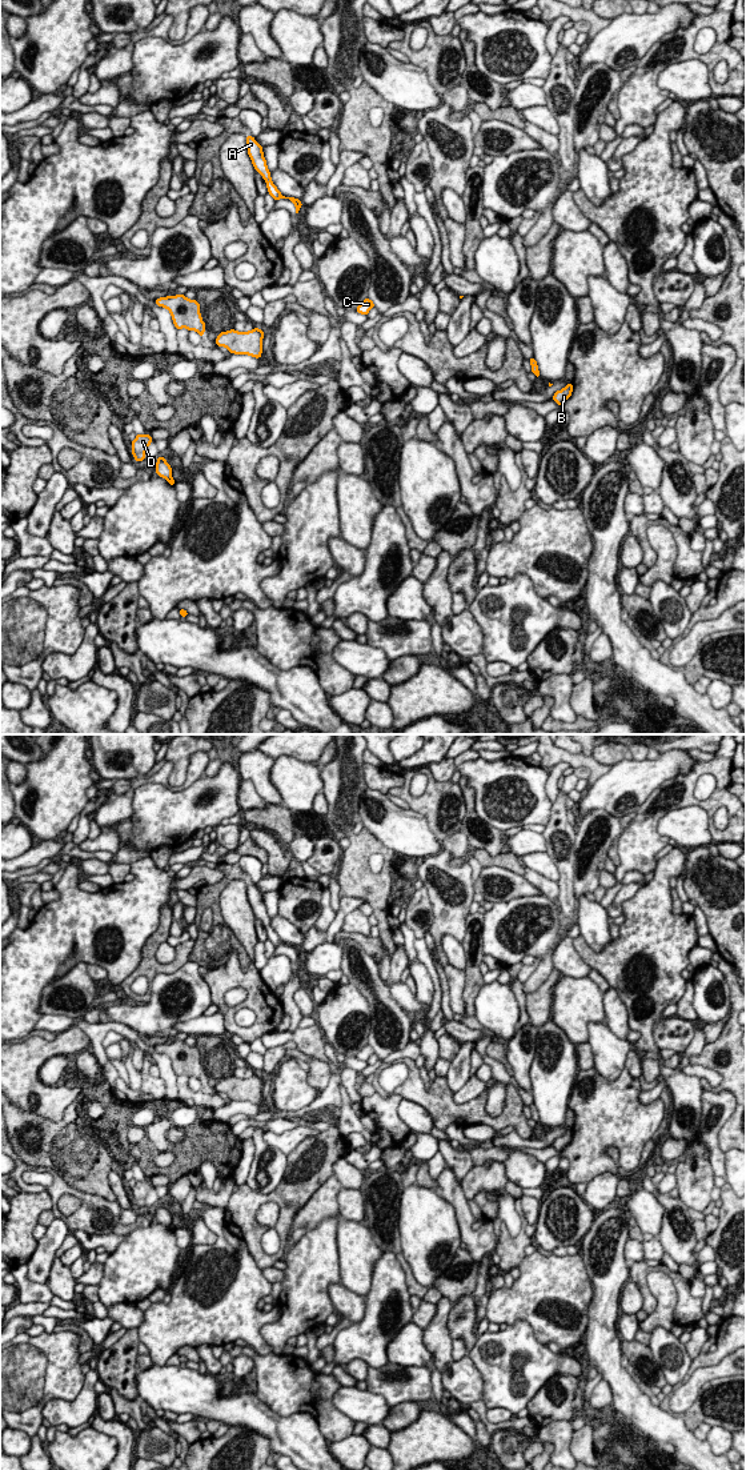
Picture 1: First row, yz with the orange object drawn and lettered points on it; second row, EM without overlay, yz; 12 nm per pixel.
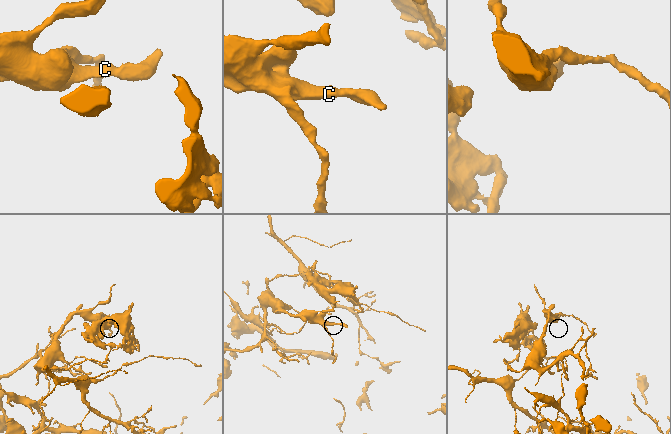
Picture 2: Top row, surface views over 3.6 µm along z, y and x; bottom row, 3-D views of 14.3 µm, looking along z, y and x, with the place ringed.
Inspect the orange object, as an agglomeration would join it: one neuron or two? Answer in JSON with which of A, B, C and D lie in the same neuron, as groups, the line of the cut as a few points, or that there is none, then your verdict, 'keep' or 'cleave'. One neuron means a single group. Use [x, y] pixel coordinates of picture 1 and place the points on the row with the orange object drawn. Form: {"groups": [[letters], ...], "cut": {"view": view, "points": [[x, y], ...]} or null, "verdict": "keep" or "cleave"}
{"groups": [["A", "B", "C"], ["D"]], "cut": {"view": "yz", "points": [[171, 477], [168, 480]]}, "verdict": "cleave"}

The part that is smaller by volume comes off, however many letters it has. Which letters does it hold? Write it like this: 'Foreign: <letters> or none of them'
Foreign: D

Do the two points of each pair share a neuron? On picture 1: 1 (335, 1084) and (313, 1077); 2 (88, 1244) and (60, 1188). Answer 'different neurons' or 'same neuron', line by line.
1: different neurons
2: different neurons

